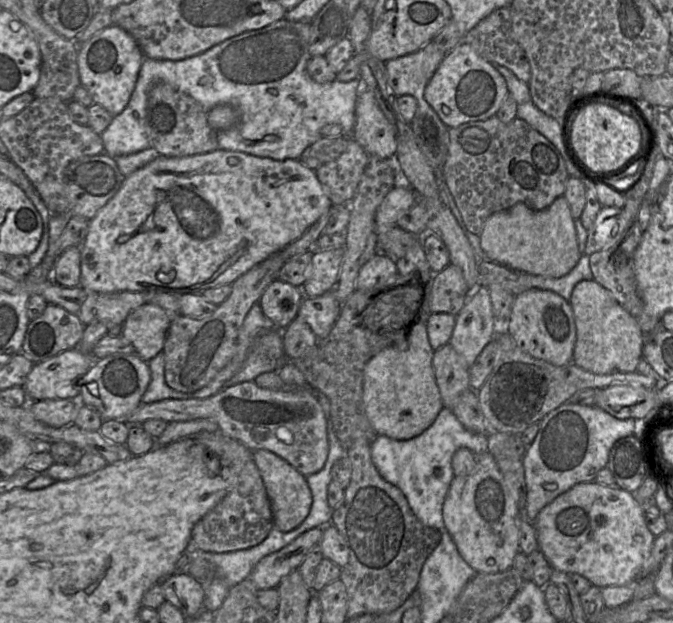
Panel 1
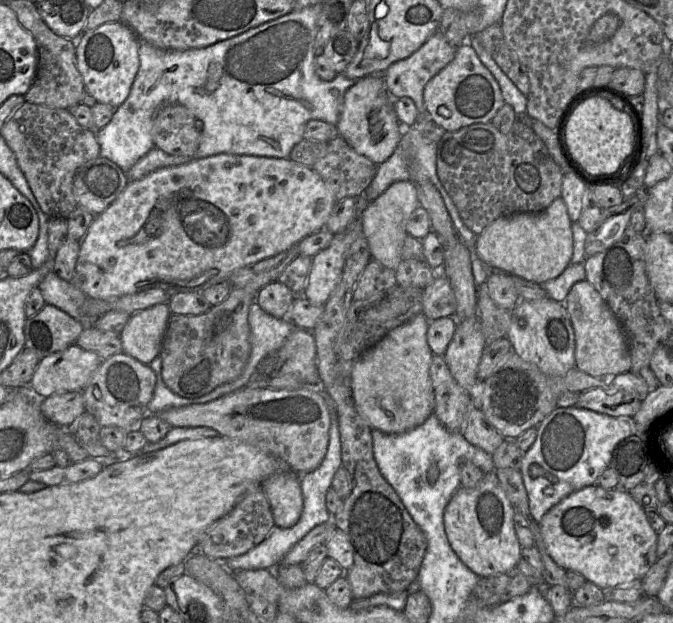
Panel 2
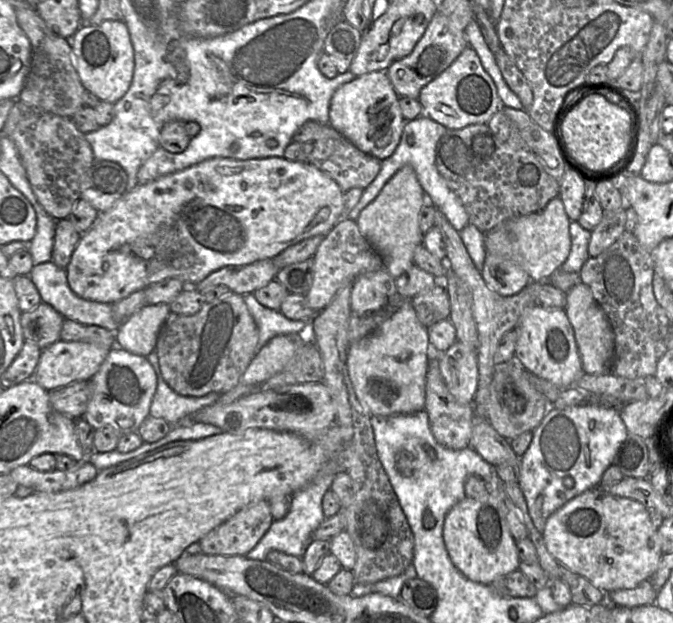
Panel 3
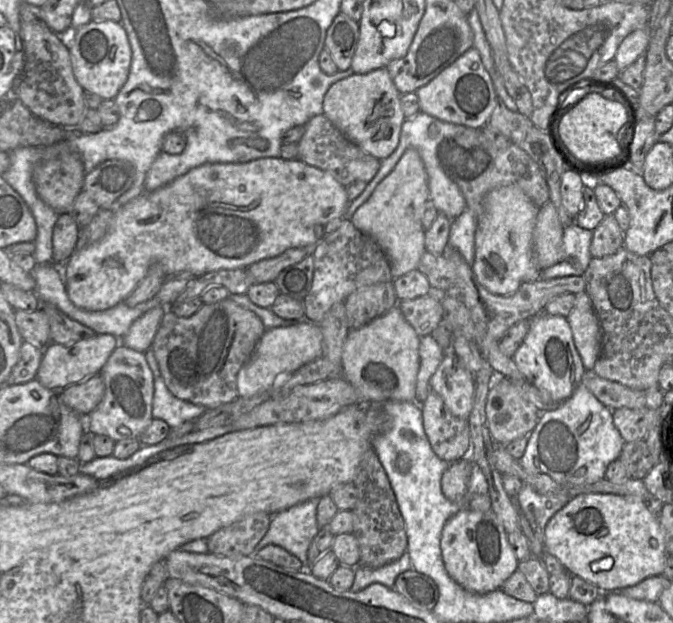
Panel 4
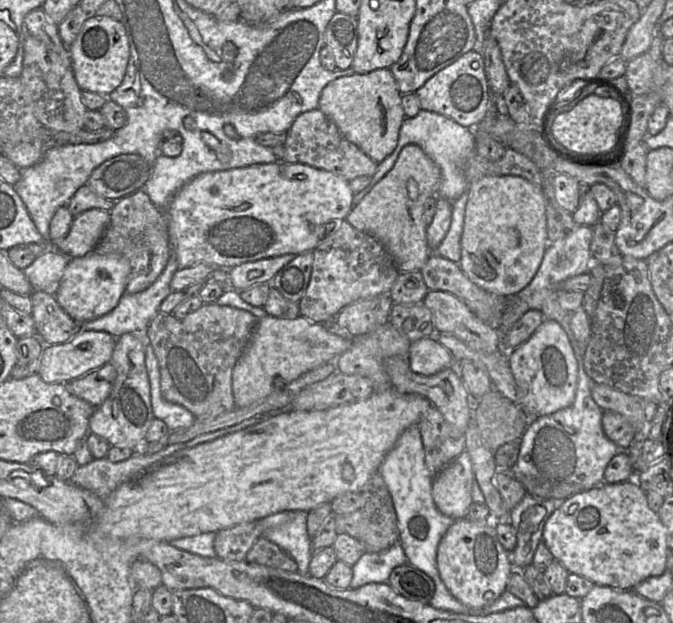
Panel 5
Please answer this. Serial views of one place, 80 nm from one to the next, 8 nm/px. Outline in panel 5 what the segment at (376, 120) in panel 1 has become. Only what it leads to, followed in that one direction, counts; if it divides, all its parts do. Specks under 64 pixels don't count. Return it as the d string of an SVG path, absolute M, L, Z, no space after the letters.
M382 68L331 81L320 94L318 108L335 123L348 141L380 163L395 150L398 143L399 130L406 117L401 96L391 71Z

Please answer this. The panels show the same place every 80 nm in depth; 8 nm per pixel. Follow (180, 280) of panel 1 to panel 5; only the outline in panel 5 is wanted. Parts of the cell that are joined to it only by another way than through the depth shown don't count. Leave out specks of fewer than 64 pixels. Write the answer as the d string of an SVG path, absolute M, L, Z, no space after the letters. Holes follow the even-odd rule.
M276 161L274 163L254 164L242 168L230 170L204 172L187 182L173 197L167 210L166 221L171 250L176 254L179 269L193 267L198 264L210 264L216 268L229 270L235 266L253 262L256 260L281 256L284 254L300 255L312 252L335 230L333 220L344 220L353 208L354 193L350 187L350 181L330 171L318 169L302 163L286 163ZM90 252L82 257L71 258L63 271L54 297L65 312L76 322L95 320L119 303L126 292L131 272L129 261L119 254L98 254Z

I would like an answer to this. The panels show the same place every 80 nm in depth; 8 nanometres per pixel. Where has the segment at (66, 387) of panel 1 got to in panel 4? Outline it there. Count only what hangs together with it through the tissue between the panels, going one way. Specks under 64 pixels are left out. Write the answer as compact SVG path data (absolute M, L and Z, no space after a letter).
M96 334L71 344L51 342L44 348L36 379L43 386L55 391L82 382L89 376L100 373L119 343L120 339L110 334Z

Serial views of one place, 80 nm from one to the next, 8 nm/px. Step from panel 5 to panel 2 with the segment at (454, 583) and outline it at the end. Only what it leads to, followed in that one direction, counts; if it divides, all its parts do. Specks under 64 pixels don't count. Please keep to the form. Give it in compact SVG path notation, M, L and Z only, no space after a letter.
M494 472L484 474L472 489L460 487L444 510L444 528L459 559L478 577L490 577L515 568L521 550L514 528L514 511Z

